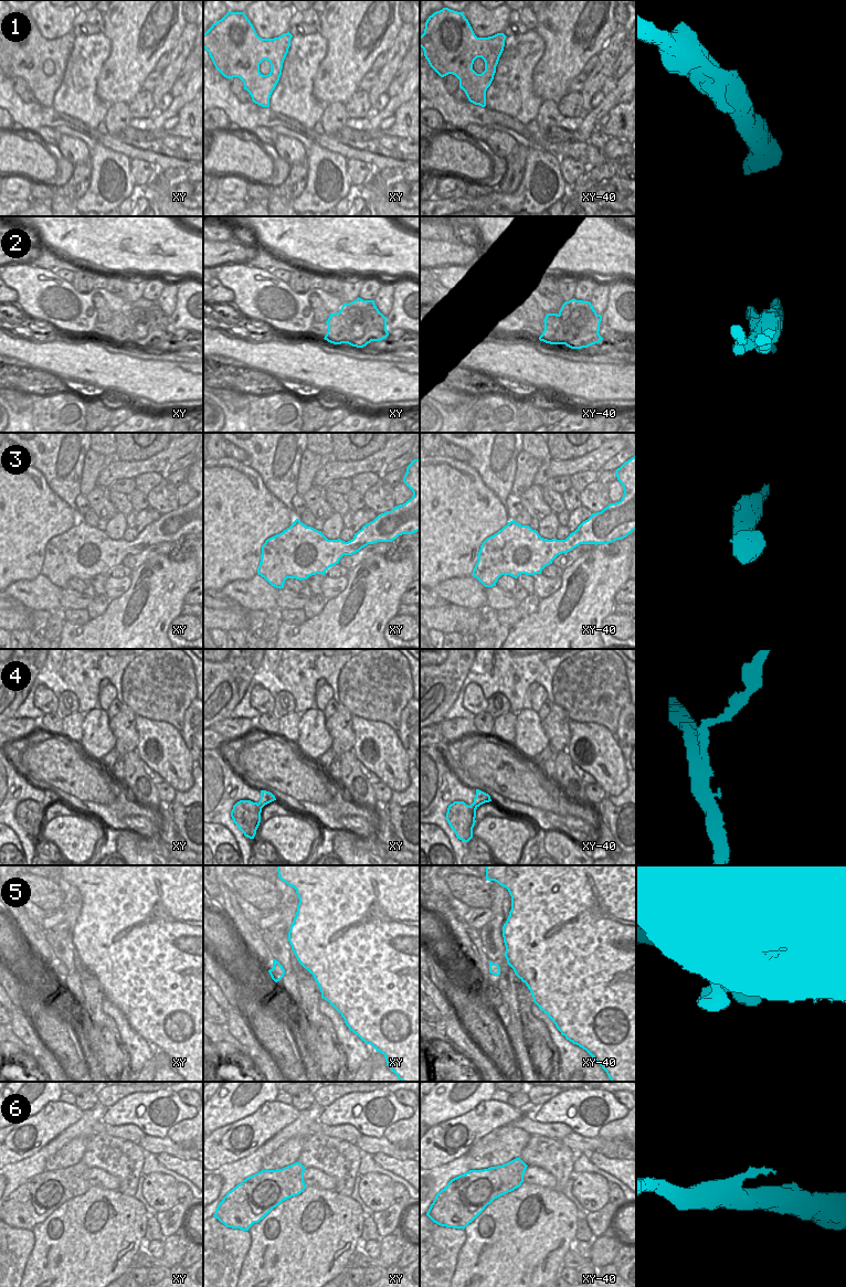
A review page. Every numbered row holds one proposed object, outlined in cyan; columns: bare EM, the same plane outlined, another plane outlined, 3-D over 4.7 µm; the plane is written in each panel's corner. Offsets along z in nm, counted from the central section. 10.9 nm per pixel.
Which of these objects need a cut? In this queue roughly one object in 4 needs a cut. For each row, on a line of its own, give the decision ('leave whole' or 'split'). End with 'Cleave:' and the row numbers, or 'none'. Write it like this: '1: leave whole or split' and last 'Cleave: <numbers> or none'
1: leave whole
2: split
3: leave whole
4: split
5: leave whole
6: leave whole
Cleave: 2, 4

